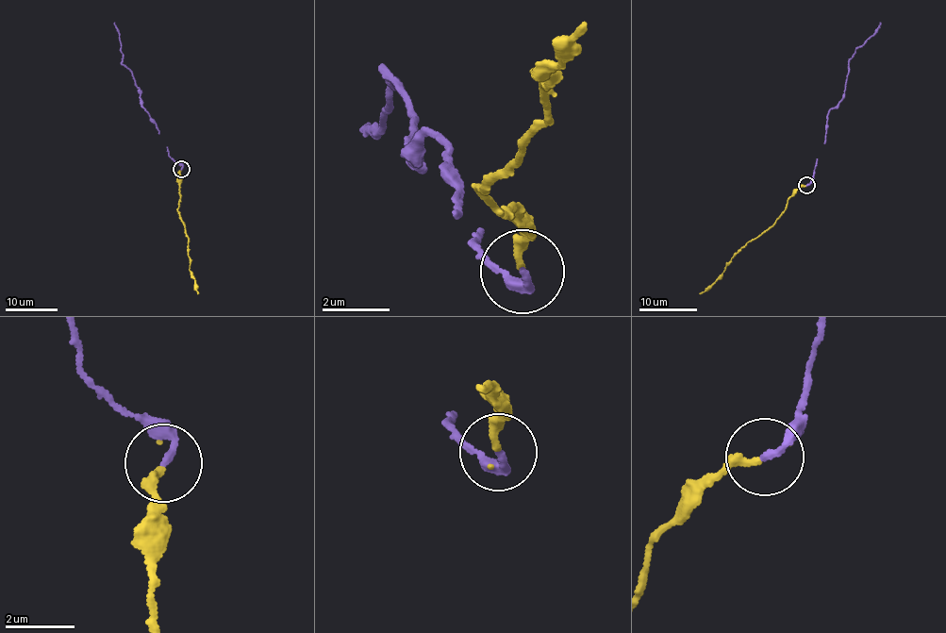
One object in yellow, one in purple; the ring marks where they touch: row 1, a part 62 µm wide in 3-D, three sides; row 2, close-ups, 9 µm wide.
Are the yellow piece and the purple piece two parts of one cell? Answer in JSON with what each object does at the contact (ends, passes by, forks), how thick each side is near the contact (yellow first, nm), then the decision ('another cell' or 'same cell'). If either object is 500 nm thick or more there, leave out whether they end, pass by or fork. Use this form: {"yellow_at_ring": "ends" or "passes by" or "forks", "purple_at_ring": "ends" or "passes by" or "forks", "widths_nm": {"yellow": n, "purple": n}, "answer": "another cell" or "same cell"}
{"yellow_at_ring": "ends", "purple_at_ring": "ends", "widths_nm": {"yellow": 240, "purple": 190}, "answer": "same cell"}

